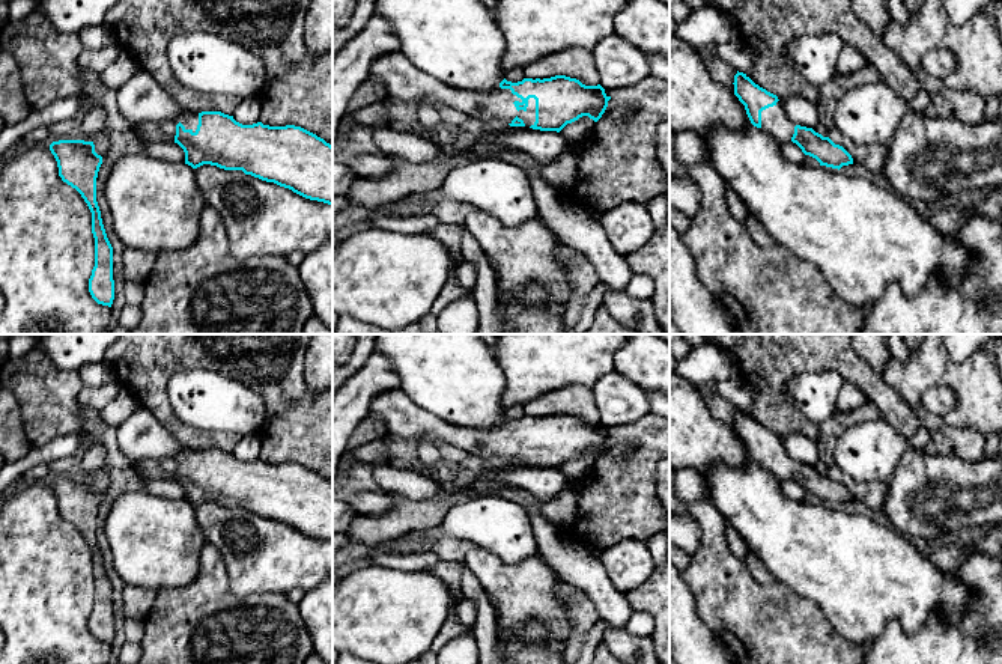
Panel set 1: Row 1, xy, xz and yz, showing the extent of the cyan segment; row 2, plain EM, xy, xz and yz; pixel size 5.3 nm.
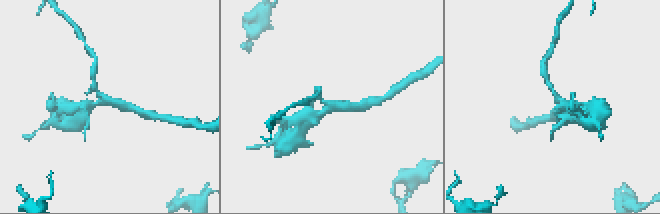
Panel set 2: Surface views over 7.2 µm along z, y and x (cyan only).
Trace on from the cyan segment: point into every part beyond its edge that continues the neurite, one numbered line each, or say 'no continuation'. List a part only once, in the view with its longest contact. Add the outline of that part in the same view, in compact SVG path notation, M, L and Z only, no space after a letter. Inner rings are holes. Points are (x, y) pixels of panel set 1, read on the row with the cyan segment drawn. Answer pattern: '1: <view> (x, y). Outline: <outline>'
1: xz (403, 80). Outline: M400 51L379 56L372 63L372 74L379 77L387 89L387 96L412 102L442 102L466 116L475 116L492 122L512 123L518 116L525 126L536 122L536 99L528 99L527 110L516 110L515 101L521 98L510 89L499 86L487 90L465 90L447 86L430 74L412 65Z

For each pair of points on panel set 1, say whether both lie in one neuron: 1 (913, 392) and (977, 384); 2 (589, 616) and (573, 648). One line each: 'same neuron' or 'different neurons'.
1: same neuron
2: same neuron

